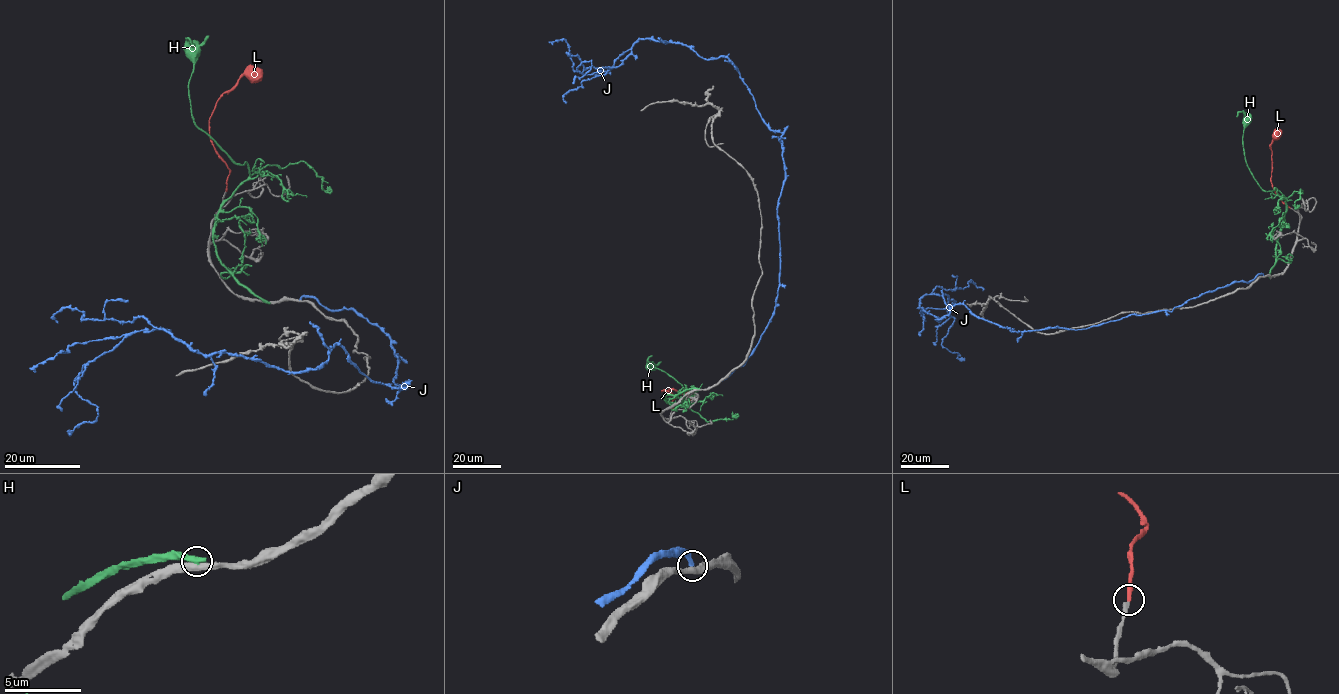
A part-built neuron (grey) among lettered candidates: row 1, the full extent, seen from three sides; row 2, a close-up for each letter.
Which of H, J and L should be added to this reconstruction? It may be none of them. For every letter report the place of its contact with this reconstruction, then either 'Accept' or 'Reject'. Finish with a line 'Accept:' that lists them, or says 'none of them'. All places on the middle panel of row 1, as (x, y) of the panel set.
H: Touches grey at (698, 389). Reject
J: Touches grey at (718, 382). Reject
L: Touches grey at (672, 409). Accept
Accept: L

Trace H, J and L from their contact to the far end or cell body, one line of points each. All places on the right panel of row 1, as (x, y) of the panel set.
H: (1270, 277), (1287, 198), (1278, 190), (1264, 191), (1251, 173), (1243, 147), (1244, 114), (1239, 112), (1236, 116)
J: (1263, 276), (1084, 329), (1016, 331), (961, 304), (938, 321), (925, 295), (948, 296), (942, 345), (964, 360)
L: (1290, 208), (1275, 192), (1270, 179), (1270, 143), (1273, 133), (1278, 133)

